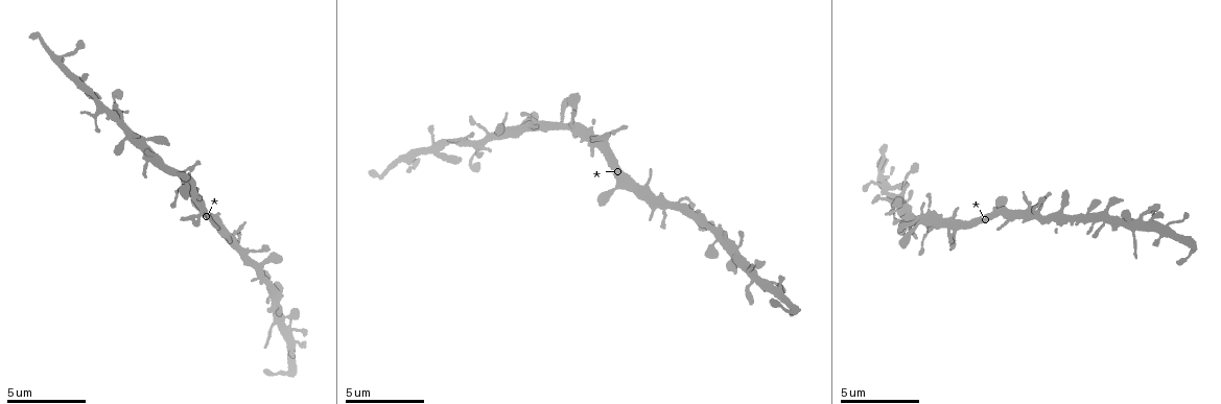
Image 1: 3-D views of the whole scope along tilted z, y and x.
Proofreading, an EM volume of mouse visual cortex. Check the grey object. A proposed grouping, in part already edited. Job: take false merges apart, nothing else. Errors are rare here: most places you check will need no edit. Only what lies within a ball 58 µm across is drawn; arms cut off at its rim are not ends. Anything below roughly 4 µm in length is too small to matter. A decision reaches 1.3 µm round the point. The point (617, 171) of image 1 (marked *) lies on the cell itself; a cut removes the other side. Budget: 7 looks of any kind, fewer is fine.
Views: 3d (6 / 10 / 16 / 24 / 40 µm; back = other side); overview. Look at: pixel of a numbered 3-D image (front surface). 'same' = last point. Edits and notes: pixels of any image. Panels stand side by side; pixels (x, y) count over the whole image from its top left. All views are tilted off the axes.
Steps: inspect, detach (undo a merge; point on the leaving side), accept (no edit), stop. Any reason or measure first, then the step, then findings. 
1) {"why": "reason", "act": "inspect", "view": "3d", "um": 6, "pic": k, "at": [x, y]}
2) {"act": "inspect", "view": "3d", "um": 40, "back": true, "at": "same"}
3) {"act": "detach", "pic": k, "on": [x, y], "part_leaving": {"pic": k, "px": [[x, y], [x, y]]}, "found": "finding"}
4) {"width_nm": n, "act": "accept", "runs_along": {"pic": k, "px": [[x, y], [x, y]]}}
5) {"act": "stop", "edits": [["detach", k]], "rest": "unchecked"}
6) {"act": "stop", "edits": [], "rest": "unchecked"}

{"why": "sudden change in width", "act": "inspect", "view": "3d", "um": 10, "pic": 1, "at": [744, 270]}

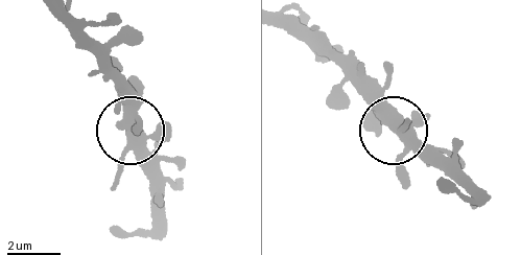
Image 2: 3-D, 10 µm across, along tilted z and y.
{"arms": 5, "act": "accept", "found": "continuous, no second cell"}

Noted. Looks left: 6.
{"why": "thick turns thin", "act": "inspect", "view": "3d", "um": 6, "pic": 1, "at": [486, 139]}

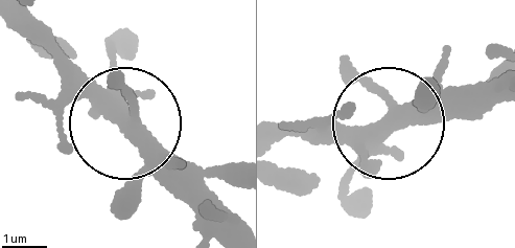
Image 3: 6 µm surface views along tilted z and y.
{"act": "inspect", "view": "3d", "um": 6, "back": true, "pic": 3, "at": [386, 122]}

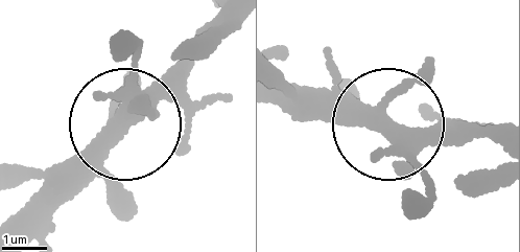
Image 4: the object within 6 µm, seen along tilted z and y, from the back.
{"width_nm": 340, "act": "accept", "found": "one cell here"}

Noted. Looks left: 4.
{"act": "inspect", "view": "3d", "um": 16, "pic": 1, "at": [62, 66]}

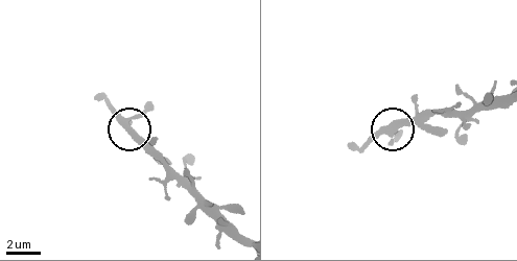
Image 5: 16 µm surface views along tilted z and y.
{"act": "inspect", "view": "3d", "um": 6, "pic": 5, "at": [132, 126]}

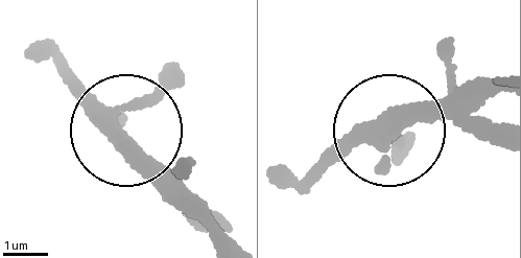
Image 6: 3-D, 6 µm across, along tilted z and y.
{"act": "accept", "runs_along": {"pic": 6, "px": [[220, 237], [100, 100], [42, 54]]}, "found": "continuous, no second cell"}

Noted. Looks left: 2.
{"act": "stop", "edits": [], "rest": "unchecked"}

